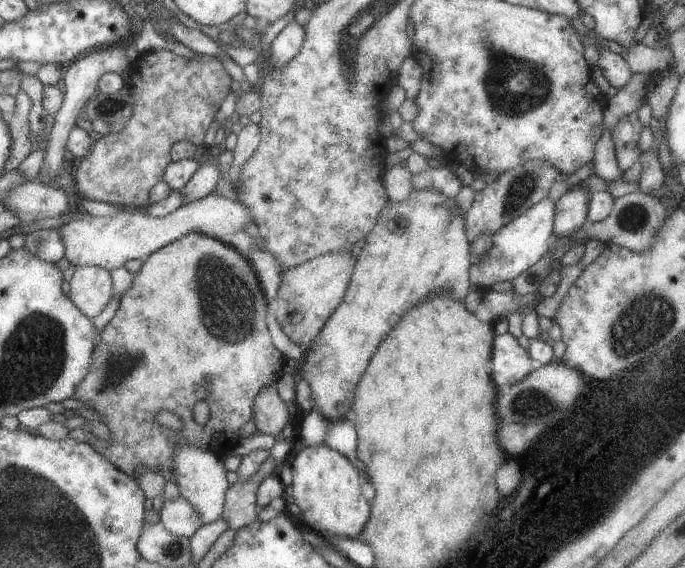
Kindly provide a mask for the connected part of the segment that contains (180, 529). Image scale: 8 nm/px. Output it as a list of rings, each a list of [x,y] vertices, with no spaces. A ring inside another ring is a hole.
[[[180,496],[170,502],[165,500],[159,512],[158,524],[168,534],[181,539],[191,539],[201,526],[194,508]]]

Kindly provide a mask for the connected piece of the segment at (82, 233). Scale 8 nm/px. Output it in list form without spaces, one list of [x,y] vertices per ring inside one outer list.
[[[215,193],[204,198],[184,203],[163,217],[147,215],[143,210],[119,212],[114,216],[91,216],[78,214],[75,220],[59,228],[63,240],[64,260],[73,267],[93,266],[114,270],[123,267],[132,259],[145,261],[155,250],[187,235],[198,233],[224,242],[225,236],[251,229],[250,215],[239,202],[218,196]]]

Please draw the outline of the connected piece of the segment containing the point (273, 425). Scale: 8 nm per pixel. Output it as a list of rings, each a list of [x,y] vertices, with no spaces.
[[[269,384],[255,396],[252,417],[255,431],[273,438],[277,437],[286,423],[290,422],[287,408],[277,395],[275,384]]]

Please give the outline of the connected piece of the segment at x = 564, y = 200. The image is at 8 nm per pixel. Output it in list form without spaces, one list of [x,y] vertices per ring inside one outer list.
[[[577,184],[556,201],[552,237],[556,240],[567,239],[582,228],[586,218],[588,198],[589,194]]]

